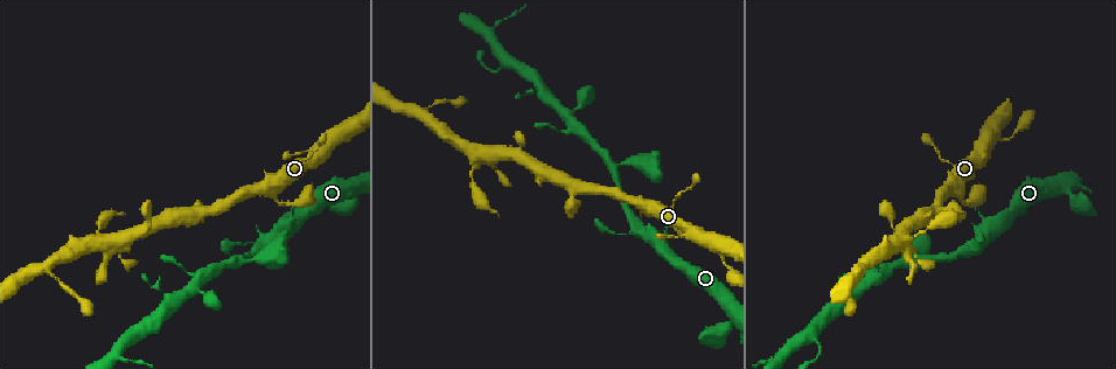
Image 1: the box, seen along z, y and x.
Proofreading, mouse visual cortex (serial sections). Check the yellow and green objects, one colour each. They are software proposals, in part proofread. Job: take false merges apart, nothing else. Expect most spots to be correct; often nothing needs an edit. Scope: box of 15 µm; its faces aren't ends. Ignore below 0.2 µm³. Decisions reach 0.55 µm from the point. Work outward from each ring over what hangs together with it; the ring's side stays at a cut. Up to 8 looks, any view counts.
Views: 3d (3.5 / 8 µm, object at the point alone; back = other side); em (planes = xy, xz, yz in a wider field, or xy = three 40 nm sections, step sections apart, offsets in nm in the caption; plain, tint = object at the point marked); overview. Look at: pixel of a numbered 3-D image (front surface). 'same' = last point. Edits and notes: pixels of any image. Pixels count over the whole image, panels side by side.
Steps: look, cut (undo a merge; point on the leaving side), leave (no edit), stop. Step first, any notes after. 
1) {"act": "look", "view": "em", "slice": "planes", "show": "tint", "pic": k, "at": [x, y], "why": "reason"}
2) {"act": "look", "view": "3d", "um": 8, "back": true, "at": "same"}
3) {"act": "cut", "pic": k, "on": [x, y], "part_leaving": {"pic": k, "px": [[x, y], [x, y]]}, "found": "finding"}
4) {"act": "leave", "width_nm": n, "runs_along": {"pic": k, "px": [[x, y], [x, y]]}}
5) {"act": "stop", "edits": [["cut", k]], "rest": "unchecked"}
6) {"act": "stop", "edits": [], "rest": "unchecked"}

{"act": "look", "view": "3d", "um": 3.5, "pic": 1, "at": [1000, 139], "why": "thin neck"}

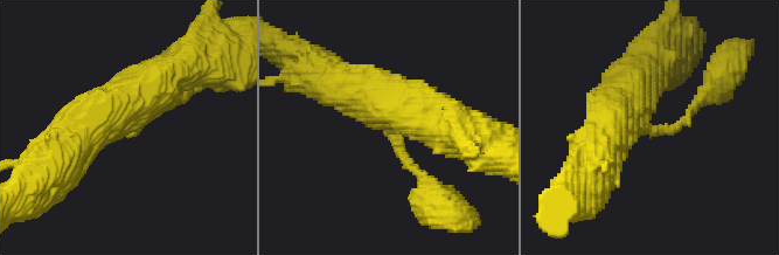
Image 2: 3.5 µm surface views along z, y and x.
{"act": "look", "view": "em", "slice": "xy", "step": 5, "show": "tint", "pic": 2, "at": [642, 129]}

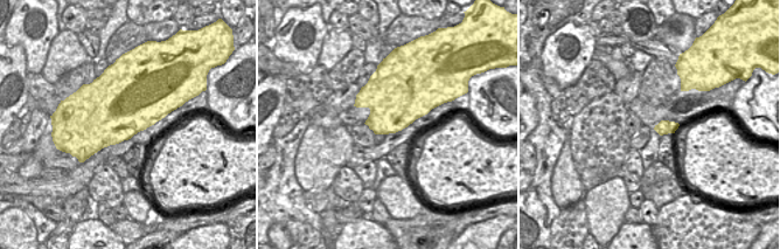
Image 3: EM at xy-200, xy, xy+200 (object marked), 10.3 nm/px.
{"act": "leave", "width_nm": 550, "runs_along": {"pic": 2, "px": [[63, 153], [174, 70]]}, "found": "continuous, no second cell"}

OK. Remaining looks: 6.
{"act": "look", "view": "3d", "um": 8, "back": true, "pic": 1, "at": [644, 210], "why": "two arms in line, one across"}

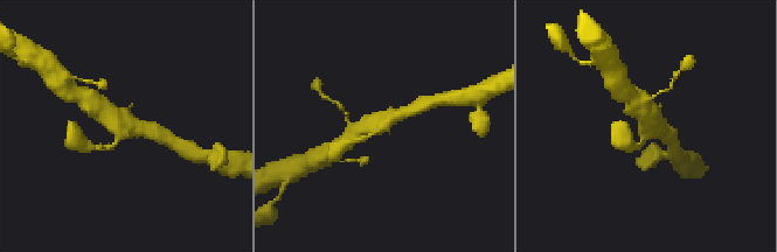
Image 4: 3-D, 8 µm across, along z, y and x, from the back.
{"act": "look", "view": "3d", "um": 3.5, "pic": 4, "at": [645, 132]}

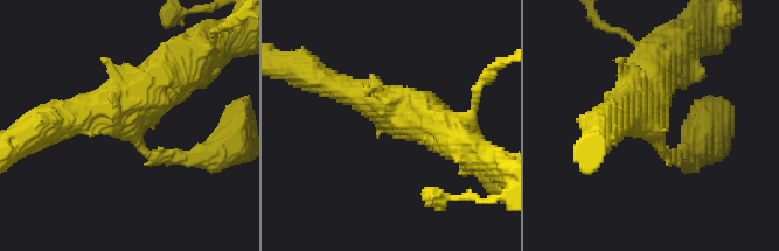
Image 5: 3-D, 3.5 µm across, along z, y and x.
{"act": "look", "view": "em", "slice": "xy", "step": 2, "show": "tint", "pic": 5, "at": [131, 116], "why": "now the EM"}

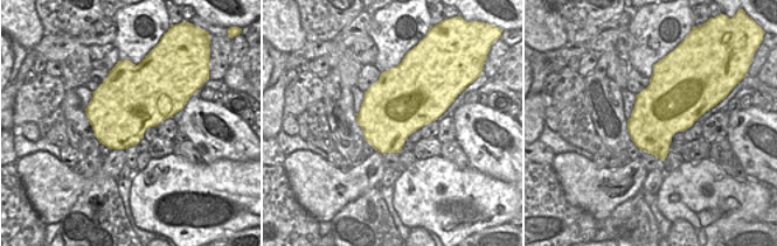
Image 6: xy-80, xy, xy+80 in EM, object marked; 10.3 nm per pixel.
{"act": "leave", "width_nm": 650, "runs_along": {"pic": 5, "px": [[192, 56], [131, 99], [63, 117]]}, "found": "continuous, no second cell"}

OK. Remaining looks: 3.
{"act": "look", "view": "3d", "um": 3.5, "pic": 1, "at": [475, 157], "why": "a narrow waist"}

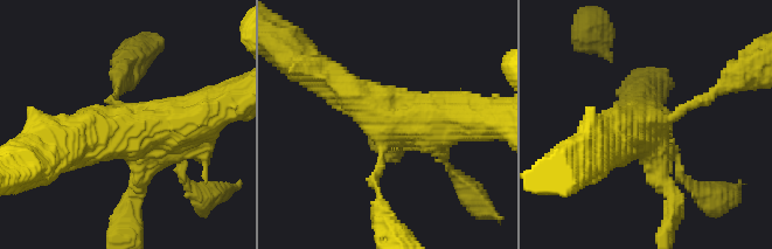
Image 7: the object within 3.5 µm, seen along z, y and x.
{"act": "look", "view": "em", "slice": "xy", "step": 3, "show": "tint", "pic": 7, "at": [657, 120]}

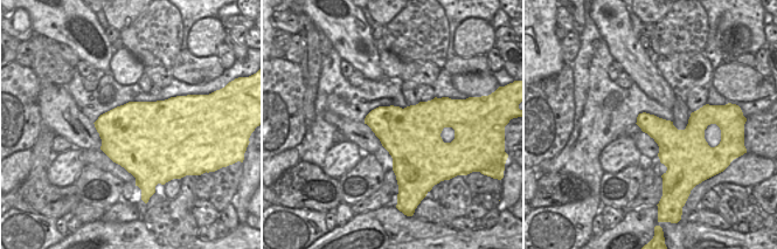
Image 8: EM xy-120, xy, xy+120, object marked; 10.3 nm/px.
{"act": "leave", "runs_along": {"pic": 7, "px": [[474, 116], [398, 119], [331, 80]]}, "found": "continuous, no second cell"}

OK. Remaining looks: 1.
{"act": "stop", "edits": [], "rest": "unchecked"}

